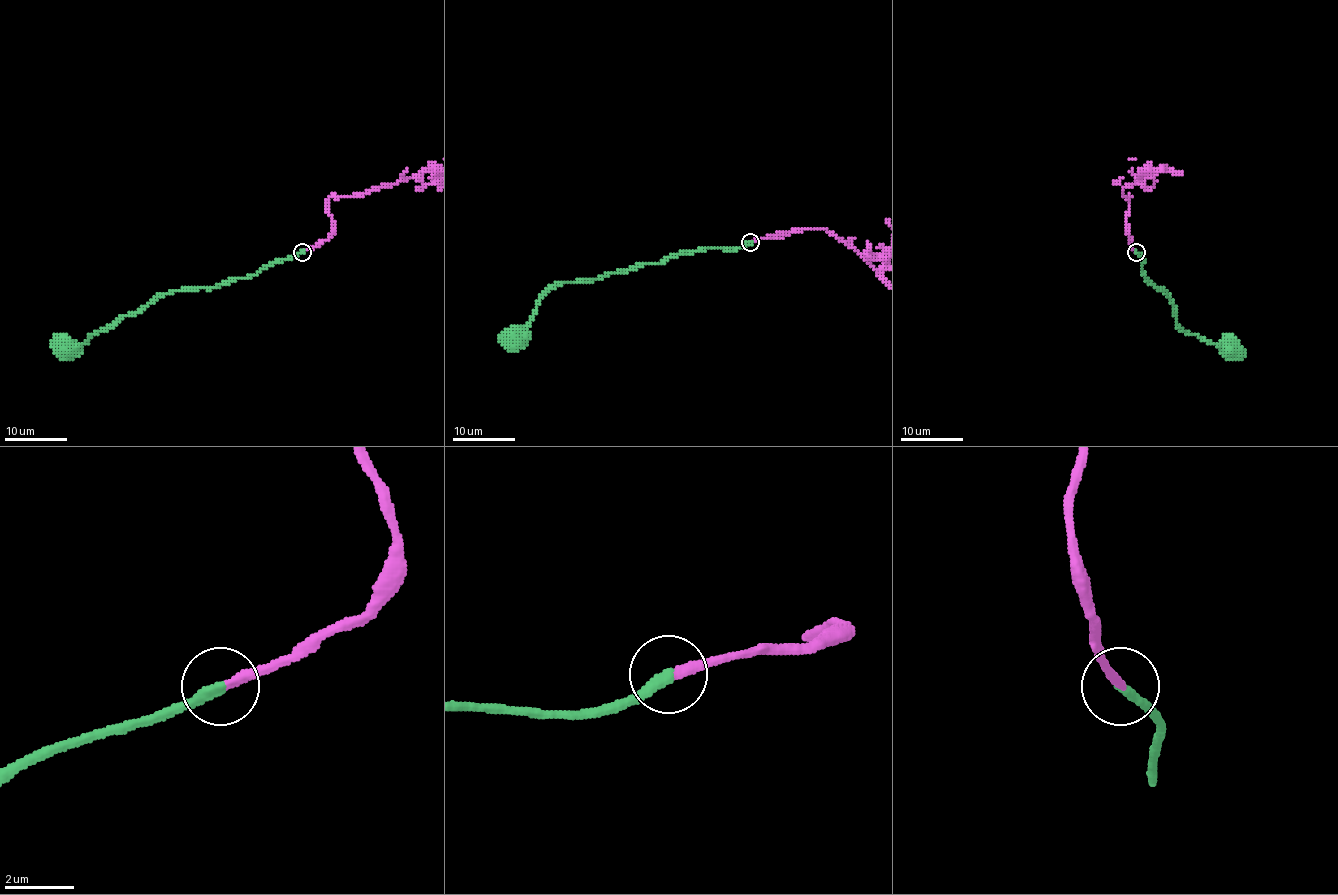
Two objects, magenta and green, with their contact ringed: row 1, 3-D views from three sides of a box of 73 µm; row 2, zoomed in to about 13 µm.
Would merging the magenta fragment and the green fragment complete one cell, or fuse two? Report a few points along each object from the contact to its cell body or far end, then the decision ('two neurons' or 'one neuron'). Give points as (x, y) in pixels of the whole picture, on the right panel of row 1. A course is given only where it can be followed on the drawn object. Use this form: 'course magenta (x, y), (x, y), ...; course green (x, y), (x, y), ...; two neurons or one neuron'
course green (1136, 252), (1142, 258), (1144, 275), (1164, 291), (1174, 305), (1175, 324), (1208, 341), (1234, 346), (1244, 355); one neuron

